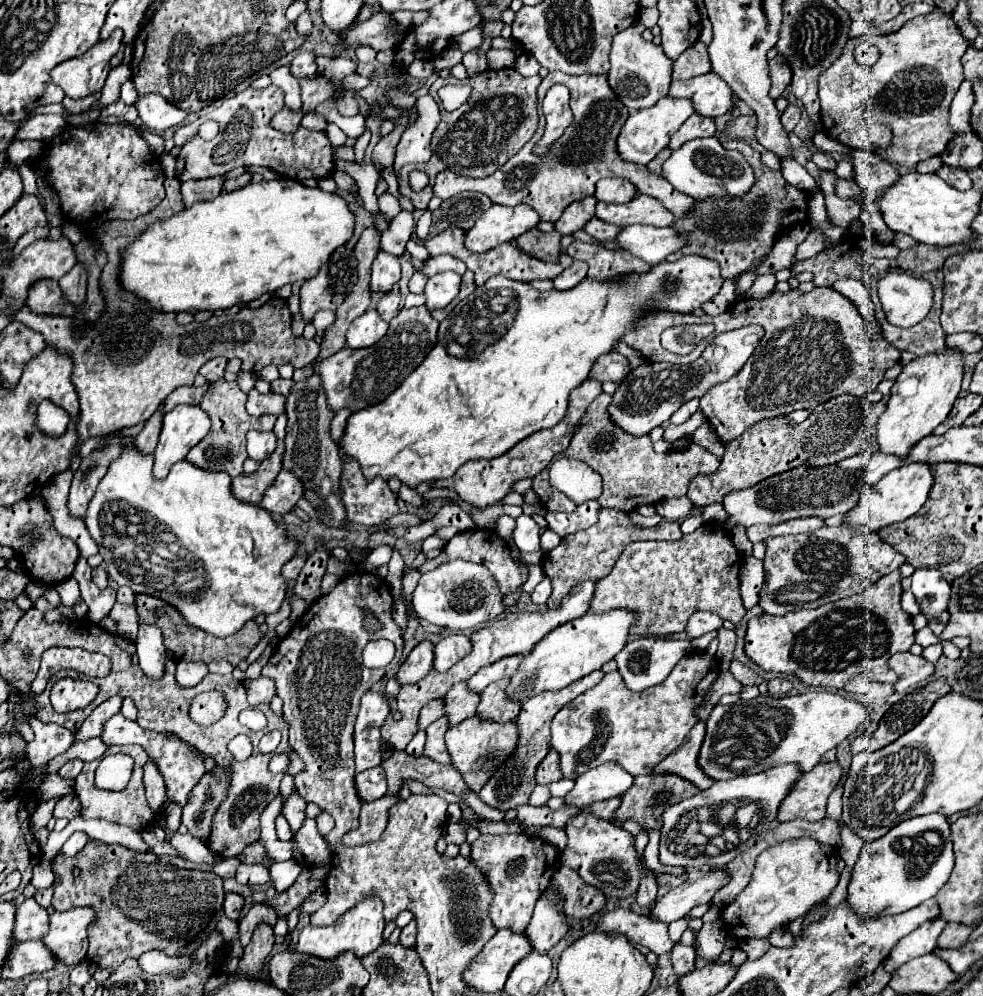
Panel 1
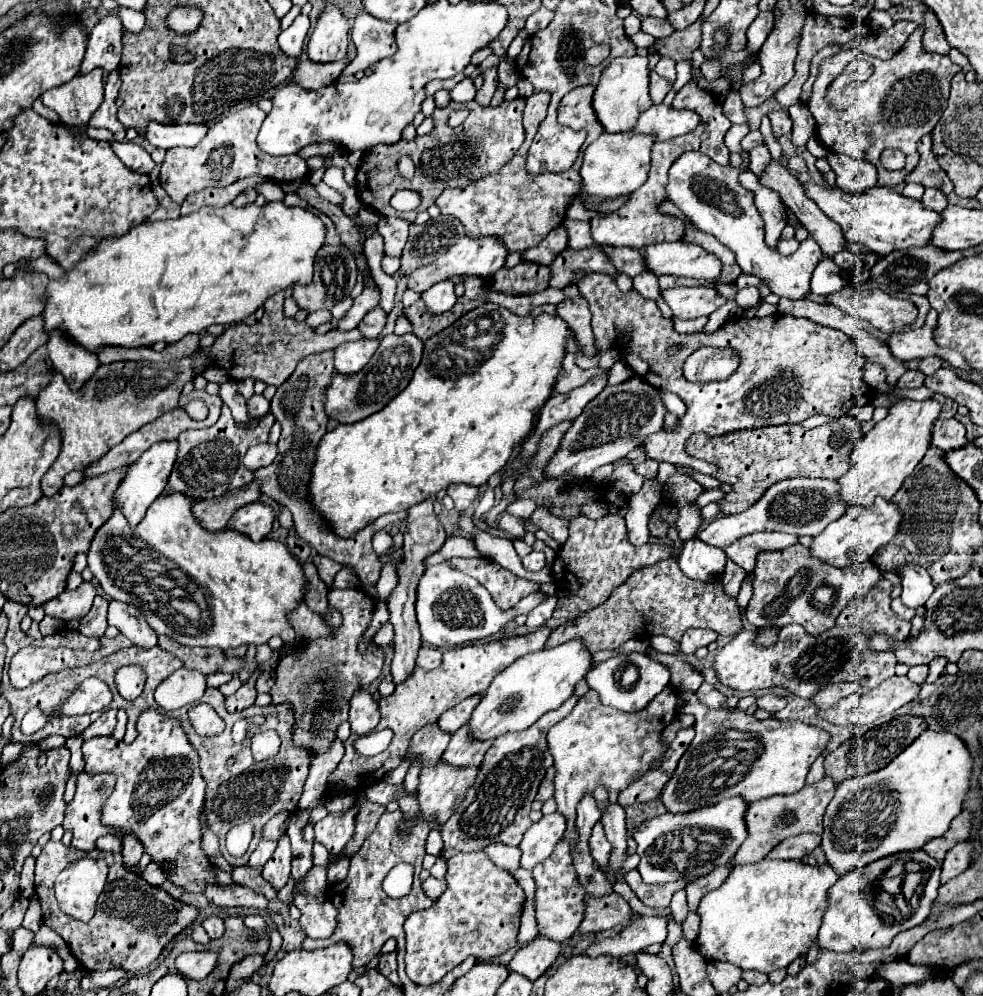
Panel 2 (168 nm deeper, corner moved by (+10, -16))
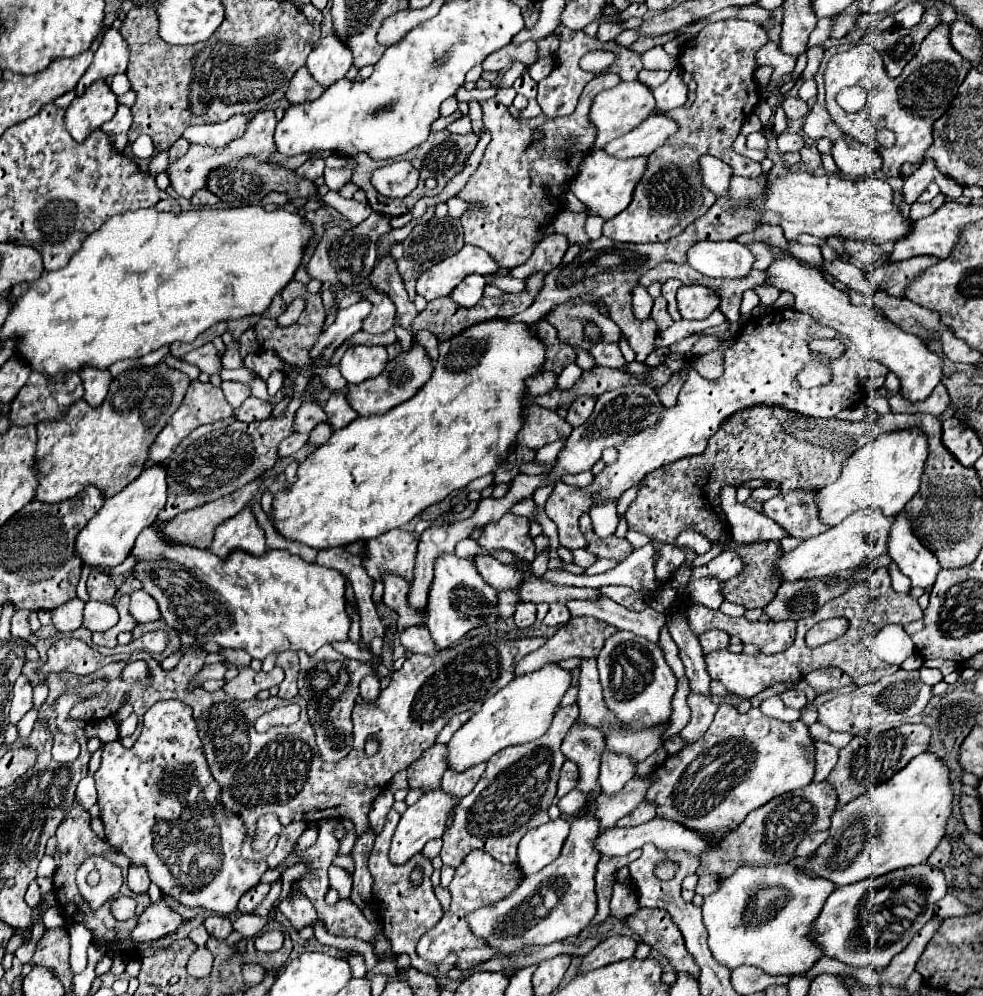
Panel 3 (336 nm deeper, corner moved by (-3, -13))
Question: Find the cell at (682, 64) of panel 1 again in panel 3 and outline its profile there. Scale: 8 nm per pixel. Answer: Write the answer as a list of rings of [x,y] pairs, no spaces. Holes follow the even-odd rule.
[[[641,69],[641,73],[637,75],[637,79],[645,85],[649,85],[651,89],[655,89],[657,85],[665,83],[669,77],[669,71],[647,71],[647,69]]]

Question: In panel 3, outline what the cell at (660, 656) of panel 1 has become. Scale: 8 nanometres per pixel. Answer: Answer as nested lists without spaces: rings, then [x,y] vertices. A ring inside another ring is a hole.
[[[619,631],[605,641],[605,647],[597,657],[597,667],[605,703],[621,721],[637,727],[653,727],[669,719],[677,679],[671,667],[665,663],[663,651],[655,643],[637,637],[635,633]]]

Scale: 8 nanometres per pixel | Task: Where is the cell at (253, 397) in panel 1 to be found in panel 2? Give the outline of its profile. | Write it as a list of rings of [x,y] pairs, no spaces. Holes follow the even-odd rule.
[[[226,380],[224,384],[220,384],[220,392],[218,392],[218,396],[222,398],[224,404],[228,404],[228,408],[230,408],[230,412],[232,412],[232,416],[234,416],[236,422],[248,422],[246,408],[244,408],[246,400],[242,398],[242,394],[236,392],[236,382]]]

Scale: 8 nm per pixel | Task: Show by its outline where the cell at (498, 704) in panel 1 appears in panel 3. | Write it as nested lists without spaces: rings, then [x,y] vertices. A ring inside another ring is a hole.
[[[487,763],[473,765],[473,769],[465,769],[465,773],[449,773],[449,771],[445,771],[445,775],[441,779],[441,787],[461,799],[461,797],[465,797],[467,793],[473,791],[473,787],[477,785],[477,781],[483,775],[485,767],[487,767]]]

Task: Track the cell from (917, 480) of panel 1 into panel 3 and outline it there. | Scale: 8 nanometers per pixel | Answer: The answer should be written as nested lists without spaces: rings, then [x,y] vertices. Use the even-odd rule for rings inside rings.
[[[865,509],[849,515],[845,521],[841,521],[837,527],[827,529],[825,533],[803,541],[797,549],[785,553],[777,565],[775,571],[783,575],[783,581],[795,581],[795,579],[811,579],[811,577],[827,577],[835,575],[845,569],[859,567],[865,559],[877,557],[887,553],[889,545],[889,529],[893,525],[895,517],[885,517],[881,509]]]

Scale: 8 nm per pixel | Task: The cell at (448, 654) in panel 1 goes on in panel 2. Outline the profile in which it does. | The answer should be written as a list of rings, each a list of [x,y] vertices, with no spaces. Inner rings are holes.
[[[422,646],[418,650],[418,658],[416,658],[416,664],[424,670],[432,670],[432,668],[438,668],[440,666],[440,660],[442,660],[442,652],[436,650],[436,648],[428,648],[428,646]]]

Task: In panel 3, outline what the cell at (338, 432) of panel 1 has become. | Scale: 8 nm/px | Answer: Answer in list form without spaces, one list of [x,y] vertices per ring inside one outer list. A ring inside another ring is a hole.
[[[333,391],[323,409],[325,409],[333,429],[343,429],[345,425],[349,425],[357,417],[357,413],[349,407],[349,403],[341,391]]]

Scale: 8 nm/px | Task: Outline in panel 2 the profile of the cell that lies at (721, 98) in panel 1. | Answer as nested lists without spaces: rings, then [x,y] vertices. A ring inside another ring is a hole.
[[[654,104],[638,118],[632,132],[652,134],[660,142],[660,140],[670,140],[692,132],[692,128],[696,128],[698,122],[700,122],[700,116],[696,116],[694,112],[672,110],[670,106]]]

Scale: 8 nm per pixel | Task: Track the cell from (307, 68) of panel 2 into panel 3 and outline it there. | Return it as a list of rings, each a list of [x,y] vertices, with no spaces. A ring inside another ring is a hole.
[[[301,67],[293,79],[291,79],[291,87],[287,91],[287,99],[289,103],[303,103],[303,101],[313,101],[317,97],[321,97],[325,93],[323,85],[317,85],[317,81],[313,81],[313,77],[309,77],[309,69]]]

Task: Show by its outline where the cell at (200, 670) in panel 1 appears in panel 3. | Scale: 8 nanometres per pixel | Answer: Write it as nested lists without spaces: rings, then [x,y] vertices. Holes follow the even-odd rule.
[[[221,663],[203,665],[201,671],[199,671],[199,673],[193,677],[193,681],[189,683],[189,687],[191,687],[191,689],[197,689],[197,687],[203,687],[203,683],[205,683],[207,679],[223,679],[225,671],[227,671],[227,667],[221,665]]]

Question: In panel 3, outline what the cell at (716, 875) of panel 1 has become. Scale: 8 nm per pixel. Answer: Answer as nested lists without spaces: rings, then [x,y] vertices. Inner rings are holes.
[[[615,935],[609,937],[605,941],[601,941],[593,951],[589,951],[579,967],[579,973],[589,971],[589,969],[597,969],[621,959],[629,959],[635,955],[637,947],[641,941],[633,939],[633,937],[625,937],[625,935]]]

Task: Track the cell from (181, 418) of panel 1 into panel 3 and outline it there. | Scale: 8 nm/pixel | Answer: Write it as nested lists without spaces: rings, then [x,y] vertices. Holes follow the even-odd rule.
[[[155,463],[145,469],[145,473],[141,473],[141,477],[133,481],[133,485],[127,485],[121,493],[117,493],[117,497],[109,497],[99,513],[89,521],[89,525],[81,529],[75,549],[77,555],[83,559],[83,565],[89,565],[91,569],[107,569],[119,565],[133,549],[137,535],[157,519],[157,513],[165,507],[165,499],[165,465]]]

